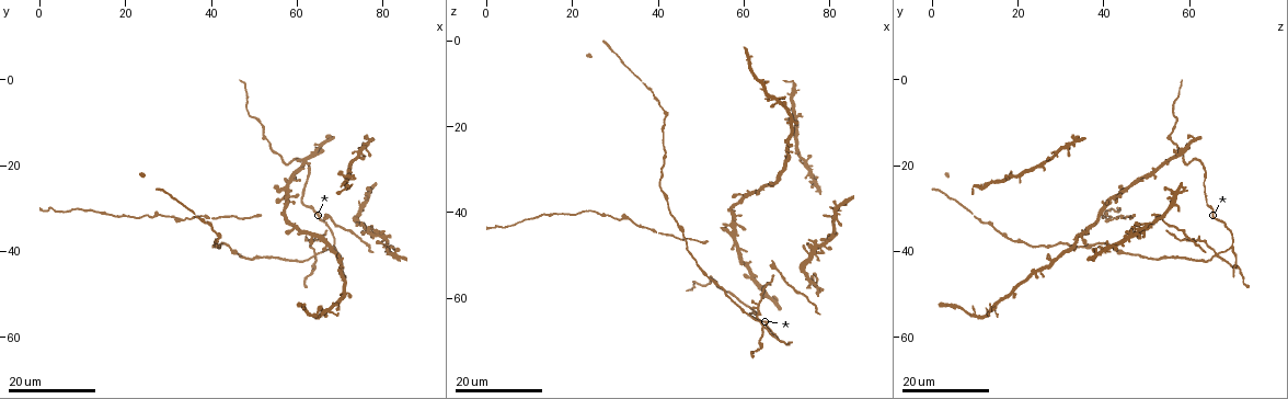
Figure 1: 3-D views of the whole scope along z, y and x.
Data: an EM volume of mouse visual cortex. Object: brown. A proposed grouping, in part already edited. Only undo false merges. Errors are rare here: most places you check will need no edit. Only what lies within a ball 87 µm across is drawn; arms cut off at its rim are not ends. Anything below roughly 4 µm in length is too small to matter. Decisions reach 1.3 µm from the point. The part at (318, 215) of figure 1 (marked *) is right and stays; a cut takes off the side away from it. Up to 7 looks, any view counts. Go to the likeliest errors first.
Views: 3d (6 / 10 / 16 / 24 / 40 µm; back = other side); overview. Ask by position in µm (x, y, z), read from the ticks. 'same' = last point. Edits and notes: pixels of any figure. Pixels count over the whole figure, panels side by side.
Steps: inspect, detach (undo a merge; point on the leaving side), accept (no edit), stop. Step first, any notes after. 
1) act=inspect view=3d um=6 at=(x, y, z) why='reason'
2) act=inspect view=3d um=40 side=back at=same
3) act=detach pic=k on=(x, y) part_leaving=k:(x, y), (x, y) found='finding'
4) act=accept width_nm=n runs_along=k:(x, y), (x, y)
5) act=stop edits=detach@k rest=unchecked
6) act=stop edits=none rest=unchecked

act=inspect view=3d um=24 at=(64.0, 41.0, 66.0)

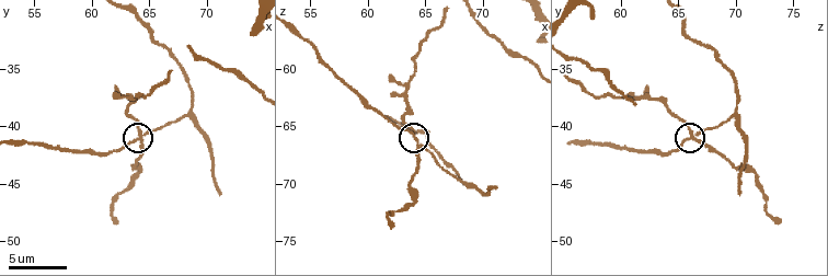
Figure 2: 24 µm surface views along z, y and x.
act=inspect view=3d um=10 at=(64.2, 40.4, 66.0)

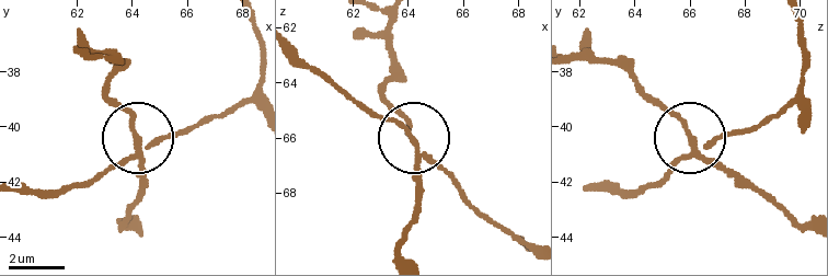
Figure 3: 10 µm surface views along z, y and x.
act=detach pic=3 on=(134, 119) part_leaving=3:(415, 146), (387, 96), (394, 61), (387, 19) found='two cells meet here'

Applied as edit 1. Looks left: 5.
act=inspect view=3d um=24 at=(59.0, 23.5, 49.0) why='a fork'

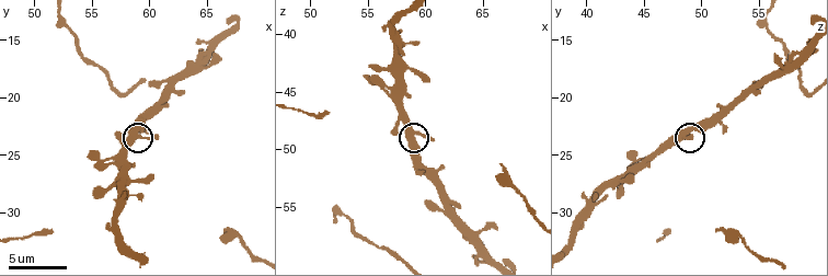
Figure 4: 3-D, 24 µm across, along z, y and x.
act=inspect view=3d um=6 at=(59.0, 23.2, 48.6)

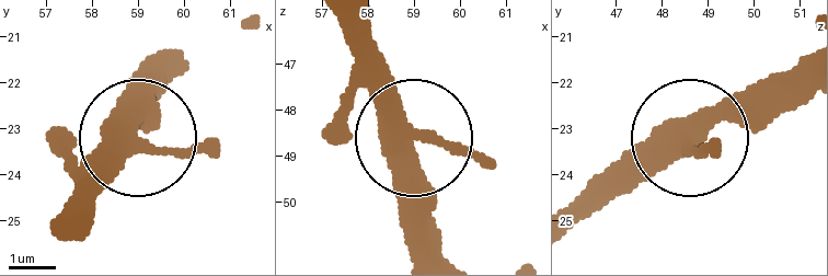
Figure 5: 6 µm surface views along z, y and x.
act=accept side_arm_um=33 found='all the same cell'

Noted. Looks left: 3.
act=inspect view=3d um=16 at=(72.0, 19.5, 25.0) why='three-way junction'

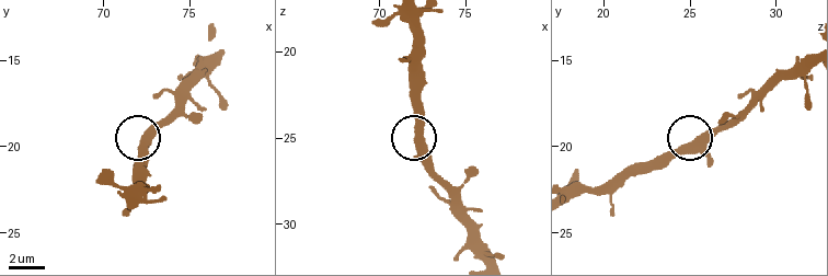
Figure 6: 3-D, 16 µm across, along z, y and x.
act=inspect view=3d um=10 at=(72.2, 19.7, 25.2)

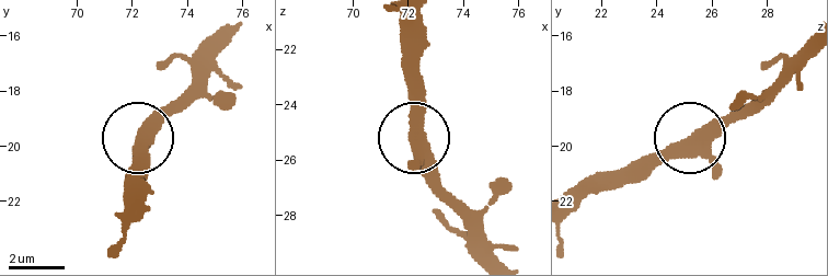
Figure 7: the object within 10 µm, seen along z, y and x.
act=inspect view=3d um=6 at=(72.3, 19.7, 25.1)

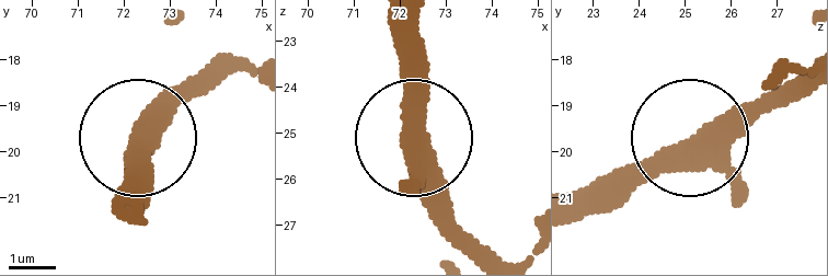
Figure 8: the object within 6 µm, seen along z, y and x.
act=accept arms=3 found='one cell here'

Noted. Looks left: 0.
act=stop edits=detach@3 rest=unchecked

